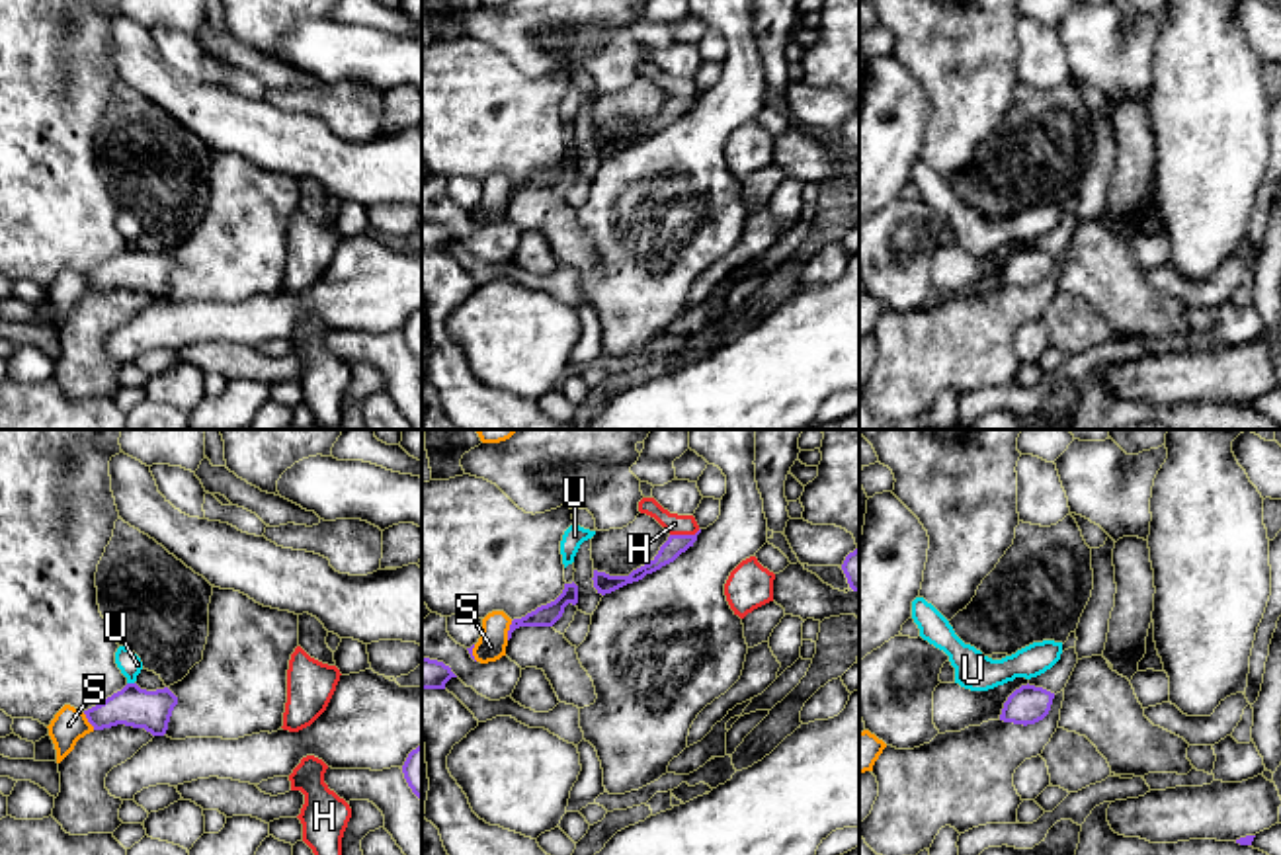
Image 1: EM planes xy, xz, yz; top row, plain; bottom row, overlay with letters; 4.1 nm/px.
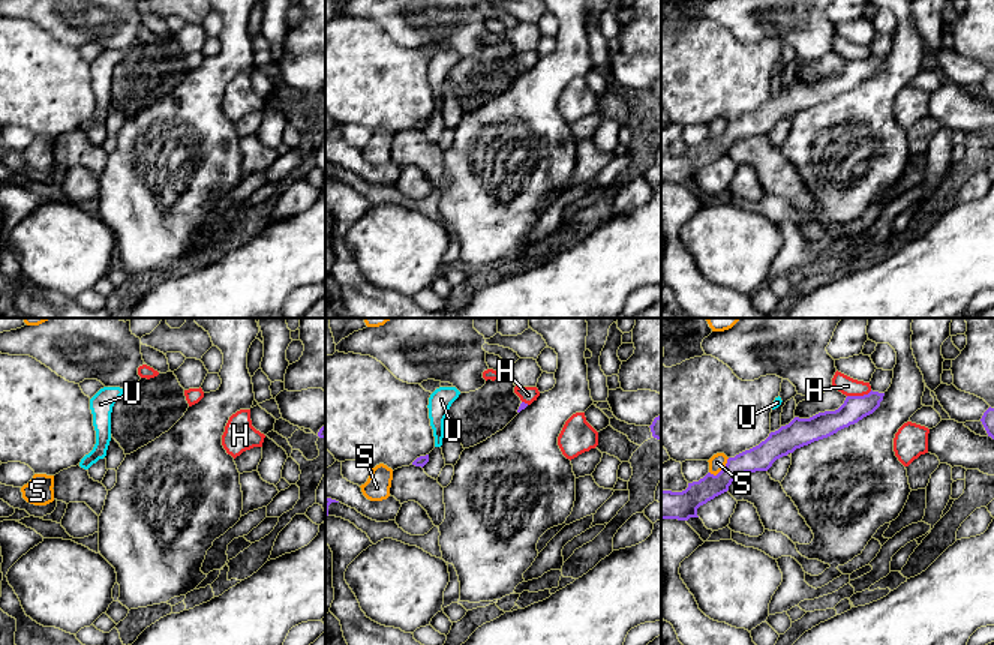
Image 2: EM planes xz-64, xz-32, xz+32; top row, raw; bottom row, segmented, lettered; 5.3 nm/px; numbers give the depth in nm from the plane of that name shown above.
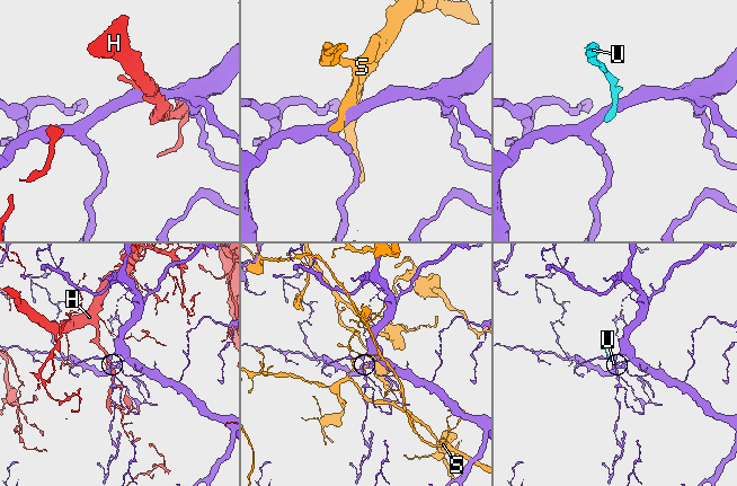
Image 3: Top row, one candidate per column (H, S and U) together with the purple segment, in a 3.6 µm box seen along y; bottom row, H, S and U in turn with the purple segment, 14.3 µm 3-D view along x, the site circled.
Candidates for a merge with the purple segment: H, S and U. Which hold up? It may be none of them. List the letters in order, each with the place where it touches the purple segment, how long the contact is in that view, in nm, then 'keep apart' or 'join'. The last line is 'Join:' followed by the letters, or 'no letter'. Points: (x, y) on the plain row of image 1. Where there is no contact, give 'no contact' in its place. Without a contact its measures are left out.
H: meets purple in xz at (684, 98); contact 130 nm long; keep apart
S: meets purple in xz at (508, 194); contact 80 nm long; keep apart
U: meets purple in xy at (131, 246); contact 30 nm long; keep apart
Join: no letter

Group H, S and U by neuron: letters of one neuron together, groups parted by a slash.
H / S / U

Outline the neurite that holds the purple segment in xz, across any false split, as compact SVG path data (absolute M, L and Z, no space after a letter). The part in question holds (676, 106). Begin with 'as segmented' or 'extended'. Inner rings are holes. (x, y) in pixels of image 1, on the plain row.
as segmented; M670 98L668 103L660 109L658 117L644 129L633 133L629 139L609 139L605 135L594 133L594 150L598 156L611 156L627 146L642 142L646 137L660 133L662 129L674 125L682 115L685 115L697 103L697 98Z

